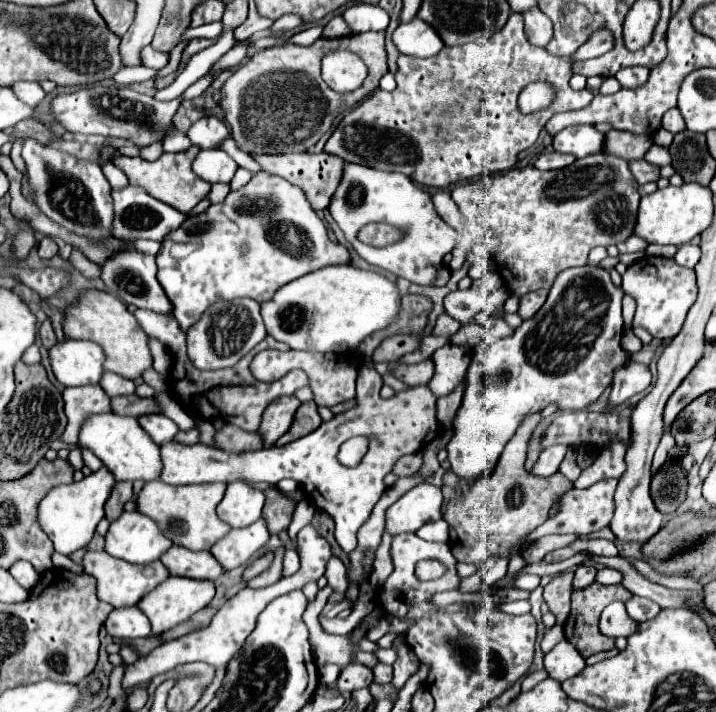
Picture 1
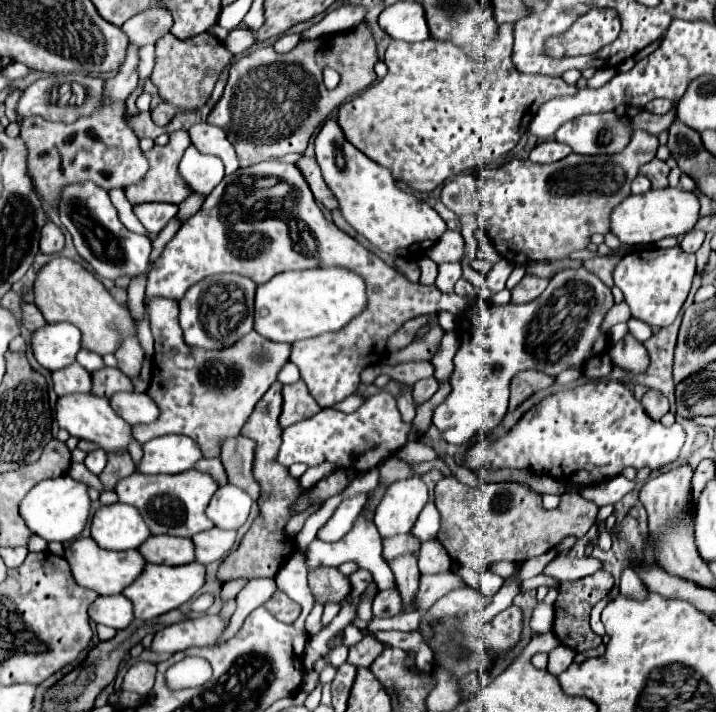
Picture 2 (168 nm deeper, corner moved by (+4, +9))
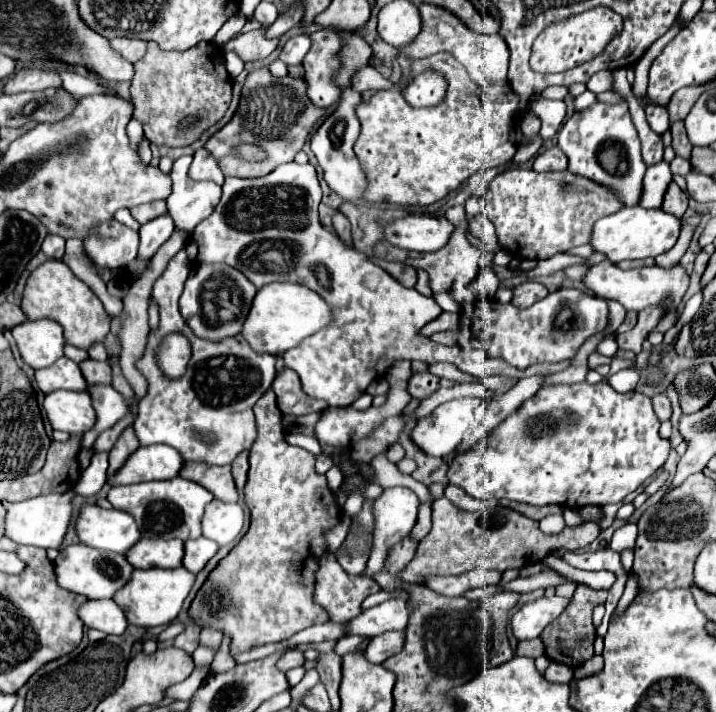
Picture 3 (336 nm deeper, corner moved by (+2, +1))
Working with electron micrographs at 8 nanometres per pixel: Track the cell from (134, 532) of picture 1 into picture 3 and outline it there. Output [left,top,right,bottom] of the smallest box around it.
[76,504,140,554]

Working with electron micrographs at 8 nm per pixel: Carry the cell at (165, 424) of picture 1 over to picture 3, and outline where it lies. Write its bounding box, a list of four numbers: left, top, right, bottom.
[82,386,130,450]

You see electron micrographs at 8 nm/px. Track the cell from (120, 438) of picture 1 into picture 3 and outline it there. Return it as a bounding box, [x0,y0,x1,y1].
[44,390,96,434]

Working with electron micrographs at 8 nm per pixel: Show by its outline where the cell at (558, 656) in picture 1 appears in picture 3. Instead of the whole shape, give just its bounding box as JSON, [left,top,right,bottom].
[544,662,574,684]

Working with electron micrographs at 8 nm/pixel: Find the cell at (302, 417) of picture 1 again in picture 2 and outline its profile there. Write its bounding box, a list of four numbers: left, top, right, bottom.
[280,380,320,428]

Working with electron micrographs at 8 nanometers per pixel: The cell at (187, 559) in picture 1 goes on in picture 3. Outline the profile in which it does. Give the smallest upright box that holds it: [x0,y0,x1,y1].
[126,538,184,568]

